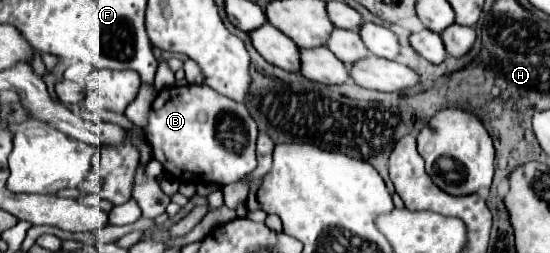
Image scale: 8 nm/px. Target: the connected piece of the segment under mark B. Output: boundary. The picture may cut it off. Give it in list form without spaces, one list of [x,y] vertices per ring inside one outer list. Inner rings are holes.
[[[206,84],[164,88],[152,102],[144,134],[152,146],[152,156],[180,182],[226,186],[256,168],[256,122],[244,104],[218,94]]]

